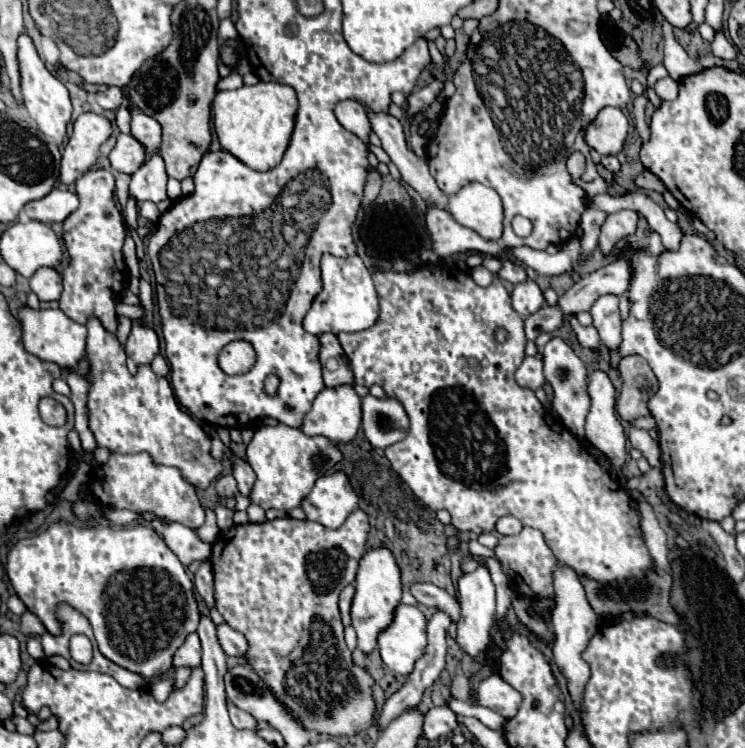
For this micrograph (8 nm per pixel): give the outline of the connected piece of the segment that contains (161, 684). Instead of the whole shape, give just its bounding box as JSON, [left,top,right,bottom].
[150,678,174,702]

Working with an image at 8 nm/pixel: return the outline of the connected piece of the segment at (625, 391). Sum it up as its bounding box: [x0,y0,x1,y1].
[616,356,658,420]

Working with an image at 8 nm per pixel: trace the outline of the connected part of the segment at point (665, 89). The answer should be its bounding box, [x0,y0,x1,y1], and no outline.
[654,76,678,100]

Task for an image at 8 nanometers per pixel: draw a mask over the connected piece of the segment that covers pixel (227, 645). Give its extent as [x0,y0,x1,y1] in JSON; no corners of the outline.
[218,624,248,658]

